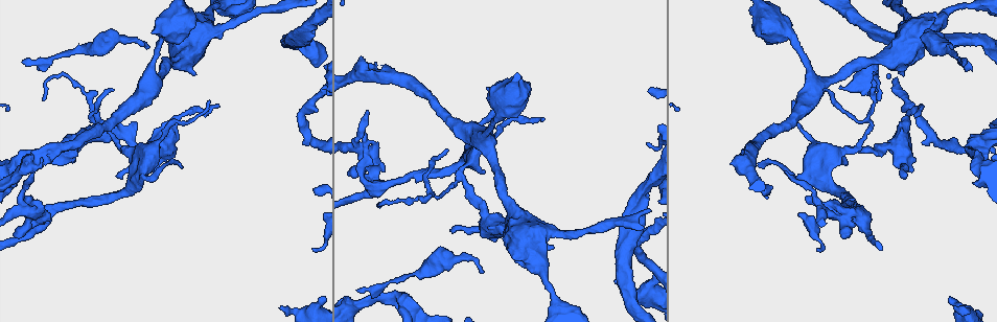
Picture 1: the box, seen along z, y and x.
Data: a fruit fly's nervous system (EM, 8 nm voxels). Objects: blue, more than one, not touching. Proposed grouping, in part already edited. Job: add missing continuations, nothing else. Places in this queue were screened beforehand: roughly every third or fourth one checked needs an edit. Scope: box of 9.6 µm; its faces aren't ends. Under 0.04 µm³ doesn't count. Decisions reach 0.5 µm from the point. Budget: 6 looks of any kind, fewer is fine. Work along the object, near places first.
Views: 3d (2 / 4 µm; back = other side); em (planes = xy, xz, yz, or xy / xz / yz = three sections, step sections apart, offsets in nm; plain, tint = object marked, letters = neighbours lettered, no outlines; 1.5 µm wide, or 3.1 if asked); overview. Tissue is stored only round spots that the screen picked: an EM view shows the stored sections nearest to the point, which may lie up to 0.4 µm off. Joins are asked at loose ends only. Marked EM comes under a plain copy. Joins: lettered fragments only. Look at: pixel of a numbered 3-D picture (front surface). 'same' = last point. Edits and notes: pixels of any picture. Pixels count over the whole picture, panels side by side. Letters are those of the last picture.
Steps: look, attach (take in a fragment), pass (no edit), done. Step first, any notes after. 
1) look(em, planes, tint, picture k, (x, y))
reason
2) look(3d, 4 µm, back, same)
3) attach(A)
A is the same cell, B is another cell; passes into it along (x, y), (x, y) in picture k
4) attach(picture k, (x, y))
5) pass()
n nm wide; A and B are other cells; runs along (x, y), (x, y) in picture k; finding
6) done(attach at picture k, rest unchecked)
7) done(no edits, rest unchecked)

look(3d, 4 µm, picture 1, (792, 103))

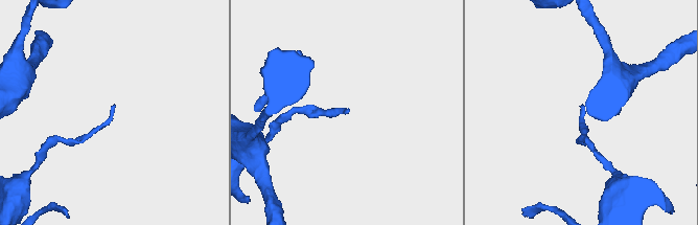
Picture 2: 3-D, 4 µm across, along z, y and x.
look(em, yz, step 8, letters, picture 2, (348, 108))
need the tissue

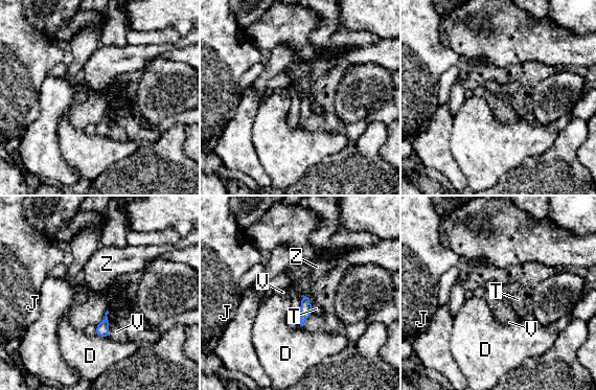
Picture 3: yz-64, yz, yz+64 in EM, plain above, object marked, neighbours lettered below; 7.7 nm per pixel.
pass()
90 nm wide; J touches over 160 nm; D, J, T, V and Z are other cells; none of them fits

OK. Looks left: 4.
look(3d, 2 µm, picture 1, (146, 48))
thin end

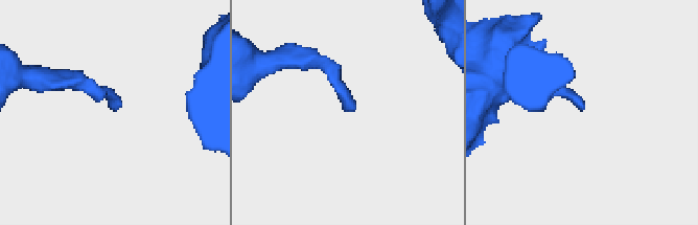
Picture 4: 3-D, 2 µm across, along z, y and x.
look(em, planes, letters, picture 4, (348, 111))

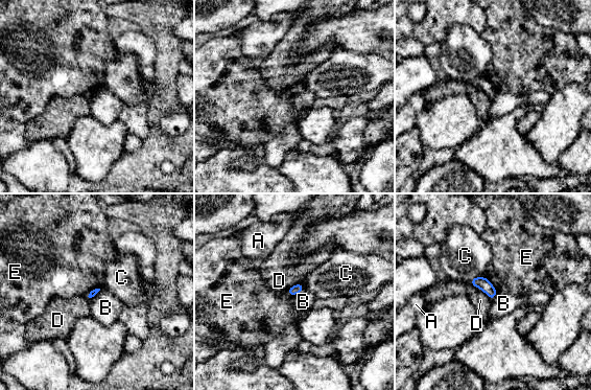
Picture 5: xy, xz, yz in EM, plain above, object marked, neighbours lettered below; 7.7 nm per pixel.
pass()
D touches over 220 nm; A, B, C, D and E are other cells; border along (303, 287), (300, 292), (291, 296) in picture 5; no lettered fragment goes on from it

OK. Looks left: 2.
look(em, planes, letters, picture 1, (922, 103))
an open end

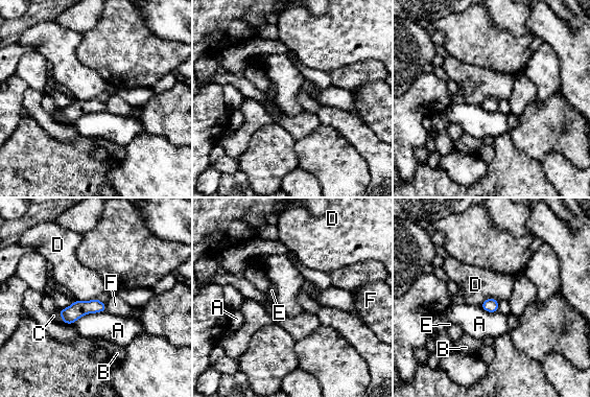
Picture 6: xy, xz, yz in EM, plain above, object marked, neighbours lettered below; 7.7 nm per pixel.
pass()
110 nm wide; A, B, C, D, E and F are other cells; none of them fits

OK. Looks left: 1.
done(no edits, rest unchecked)

